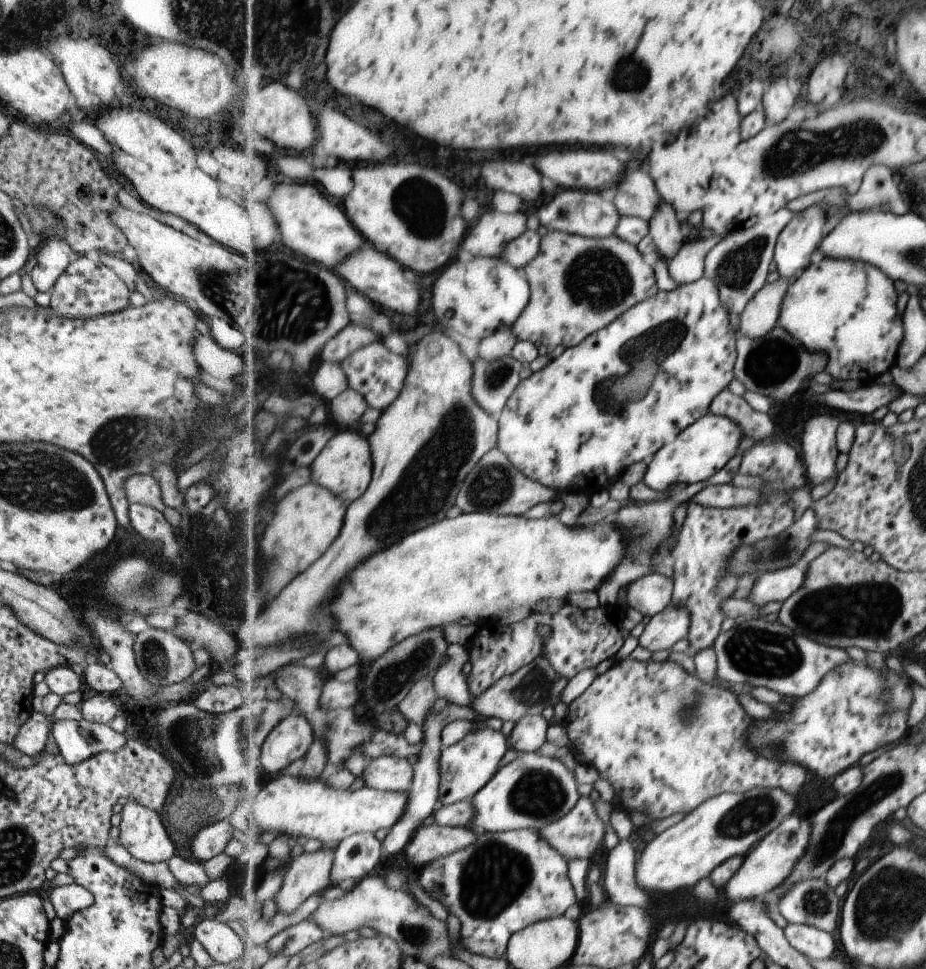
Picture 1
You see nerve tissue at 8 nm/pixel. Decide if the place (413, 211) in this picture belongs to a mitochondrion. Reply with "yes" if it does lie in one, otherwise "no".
yes

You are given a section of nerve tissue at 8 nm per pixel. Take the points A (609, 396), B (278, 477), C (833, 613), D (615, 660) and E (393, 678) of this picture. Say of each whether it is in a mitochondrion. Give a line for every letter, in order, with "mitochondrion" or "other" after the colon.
A: mitochondrion
B: other
C: mitochondrion
D: other
E: mitochondrion

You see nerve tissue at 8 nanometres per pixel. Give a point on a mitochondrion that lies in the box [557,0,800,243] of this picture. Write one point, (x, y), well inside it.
(631, 75)

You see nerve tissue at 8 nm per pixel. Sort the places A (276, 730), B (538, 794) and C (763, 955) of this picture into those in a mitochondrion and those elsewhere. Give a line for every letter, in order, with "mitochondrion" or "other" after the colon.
A: other
B: mitochondrion
C: other

